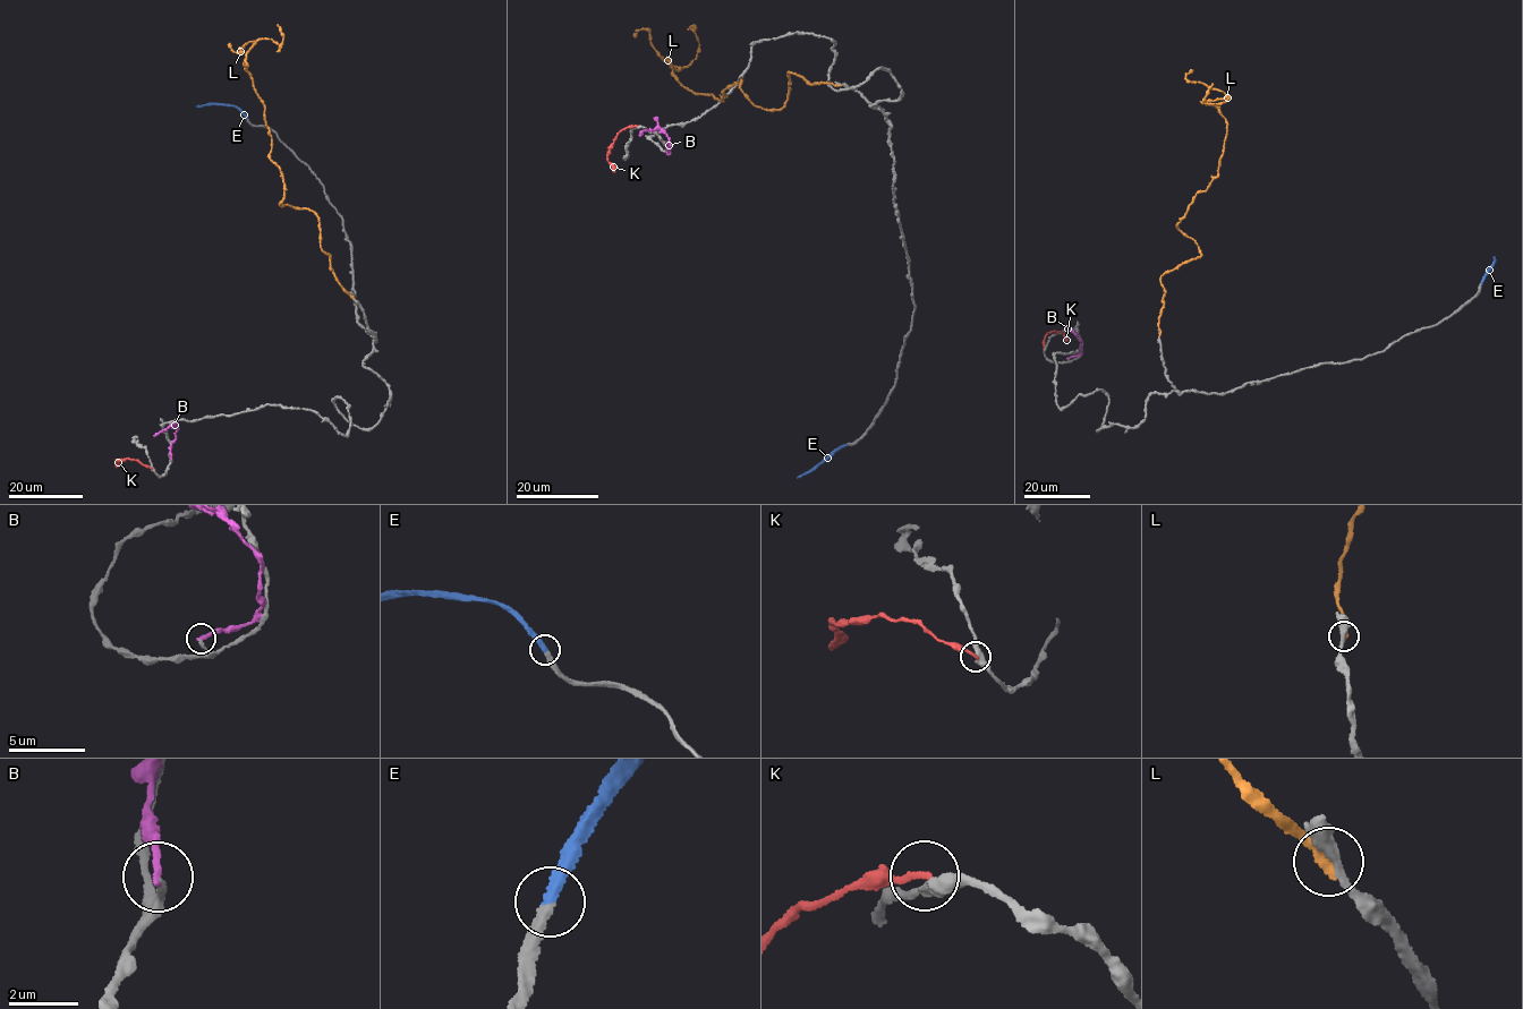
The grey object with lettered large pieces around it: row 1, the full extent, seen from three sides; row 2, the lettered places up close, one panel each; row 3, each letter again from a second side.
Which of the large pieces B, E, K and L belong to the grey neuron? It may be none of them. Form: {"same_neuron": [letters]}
{"same_neuron": ["E"]}

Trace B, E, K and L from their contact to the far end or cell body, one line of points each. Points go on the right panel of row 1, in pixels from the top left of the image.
B: (1068, 358), (1080, 353), (1081, 347), (1072, 330), (1066, 330)
E: (1481, 282), (1495, 256)
K: (1044, 347), (1046, 335), (1052, 331), (1062, 332), (1069, 341)
L: (1159, 334), (1162, 276), (1201, 256), (1177, 222), (1217, 176), (1213, 83)

